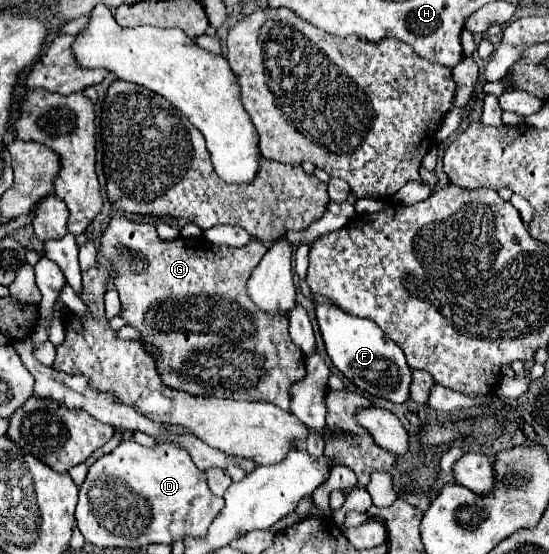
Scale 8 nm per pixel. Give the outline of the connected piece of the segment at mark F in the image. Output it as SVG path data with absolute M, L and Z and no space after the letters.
M318 304L316 306L318 326L328 350L332 364L360 390L386 398L394 404L404 404L410 398L410 382L412 382L412 368L406 364L404 352L398 344L394 344L376 322L366 318L352 316L336 306Z

